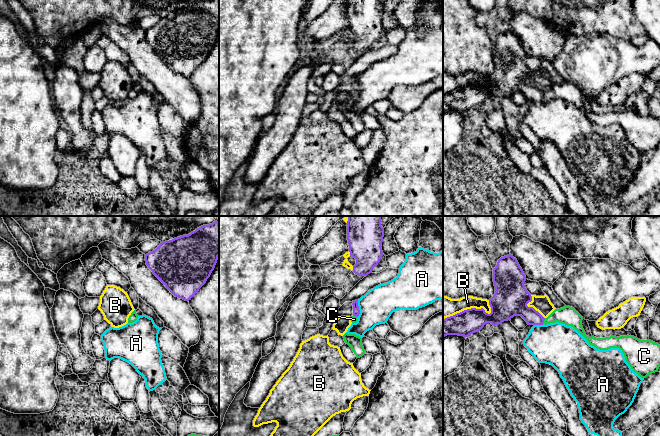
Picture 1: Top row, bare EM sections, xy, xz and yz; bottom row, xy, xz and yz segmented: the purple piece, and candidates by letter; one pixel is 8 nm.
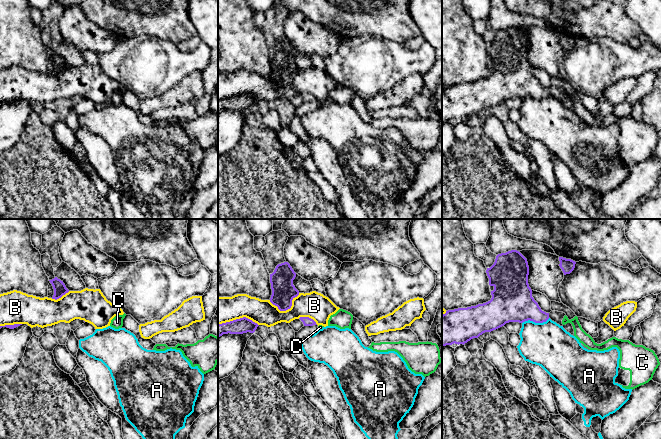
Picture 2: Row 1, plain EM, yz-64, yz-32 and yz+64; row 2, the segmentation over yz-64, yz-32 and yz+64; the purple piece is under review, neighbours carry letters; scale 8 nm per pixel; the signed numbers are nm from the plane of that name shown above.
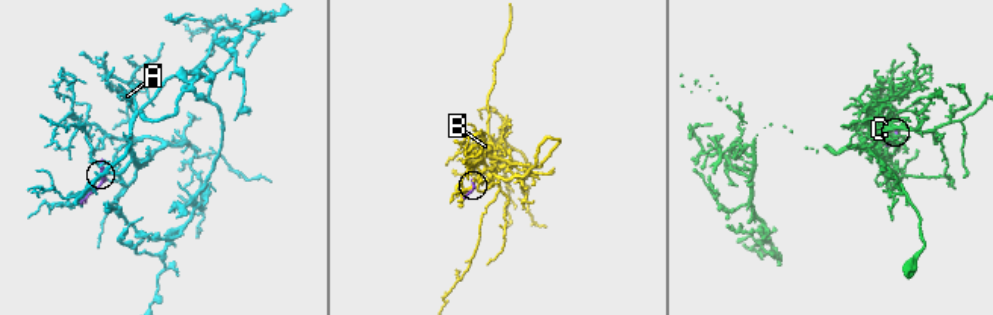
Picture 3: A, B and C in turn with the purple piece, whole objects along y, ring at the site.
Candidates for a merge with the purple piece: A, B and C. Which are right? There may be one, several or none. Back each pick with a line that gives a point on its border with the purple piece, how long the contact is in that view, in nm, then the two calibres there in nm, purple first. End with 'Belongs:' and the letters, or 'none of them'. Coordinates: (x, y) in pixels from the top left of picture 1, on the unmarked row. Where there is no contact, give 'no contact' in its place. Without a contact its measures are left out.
Belongs: none of them

